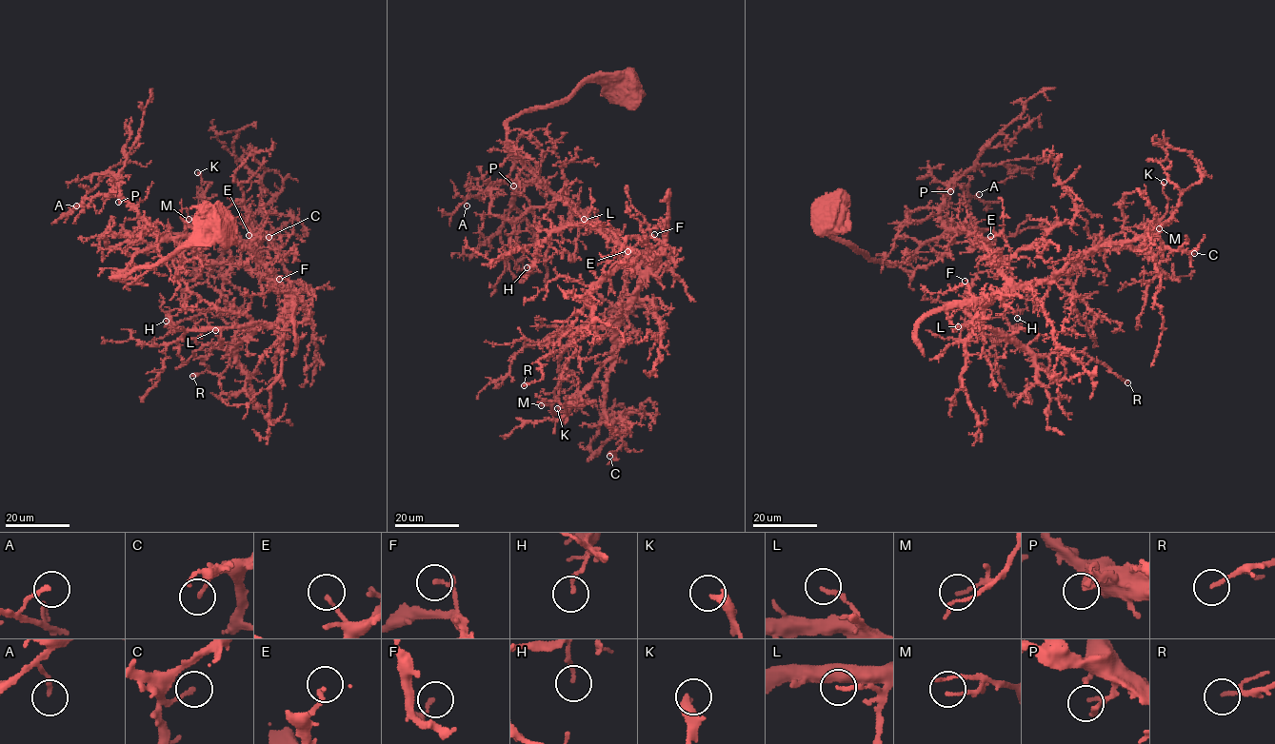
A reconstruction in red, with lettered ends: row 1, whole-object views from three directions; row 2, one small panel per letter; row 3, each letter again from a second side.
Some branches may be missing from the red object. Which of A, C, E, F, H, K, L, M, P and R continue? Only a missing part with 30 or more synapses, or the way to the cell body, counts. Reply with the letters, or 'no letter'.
no letter

